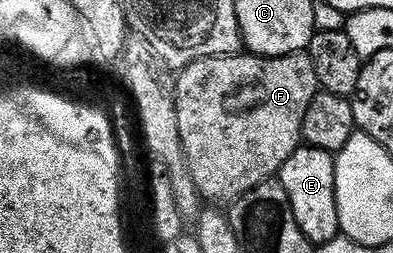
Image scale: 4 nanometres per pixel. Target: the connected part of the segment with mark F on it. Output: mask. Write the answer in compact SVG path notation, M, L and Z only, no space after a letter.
M307 51L291 52L285 56L203 56L179 69L175 83L174 107L185 162L193 176L194 186L208 202L234 201L246 190L279 173L282 162L290 158L295 148L301 147L302 118L306 106L310 106L318 91L314 62L310 62Z

